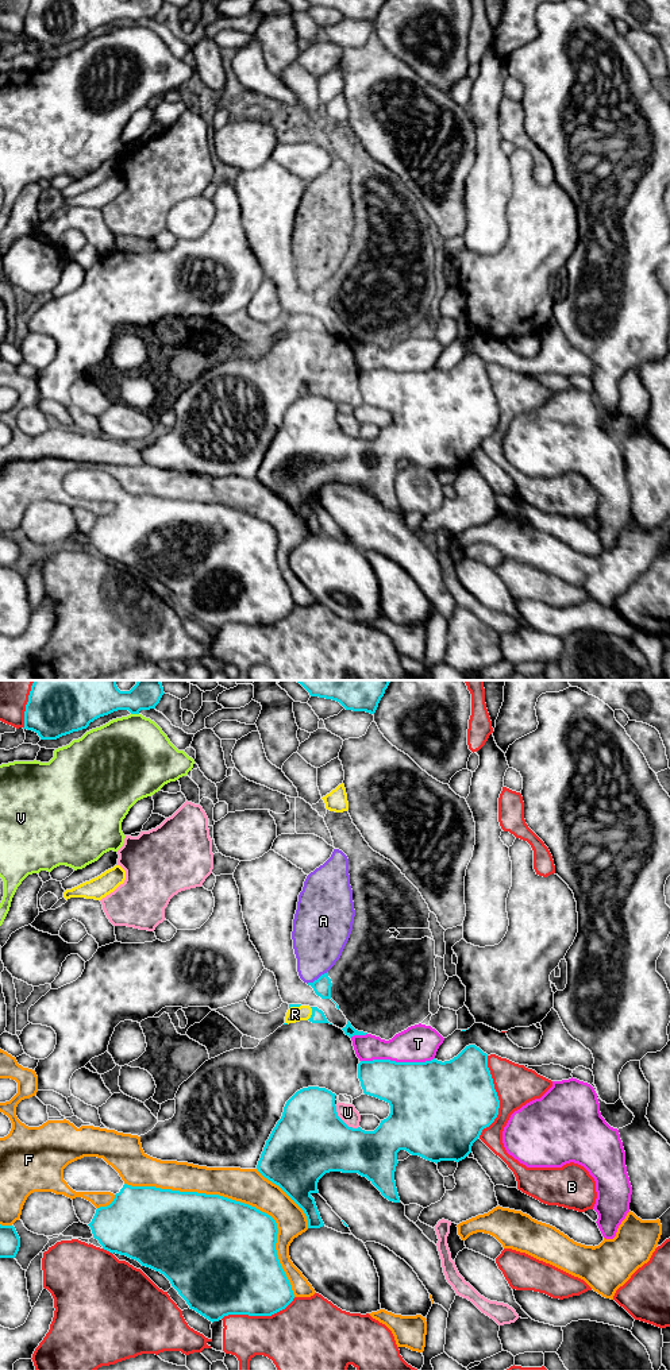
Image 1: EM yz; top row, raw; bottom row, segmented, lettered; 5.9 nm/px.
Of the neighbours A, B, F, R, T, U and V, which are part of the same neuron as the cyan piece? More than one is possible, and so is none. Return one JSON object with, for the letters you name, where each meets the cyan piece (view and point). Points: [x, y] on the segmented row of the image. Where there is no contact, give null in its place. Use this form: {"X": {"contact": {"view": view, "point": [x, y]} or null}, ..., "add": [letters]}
{"add": []}

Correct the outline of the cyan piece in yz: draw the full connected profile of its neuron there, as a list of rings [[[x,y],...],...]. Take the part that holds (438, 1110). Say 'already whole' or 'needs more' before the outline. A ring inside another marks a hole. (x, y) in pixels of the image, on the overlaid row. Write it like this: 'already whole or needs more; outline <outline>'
already whole; outline [[[475,1045],[466,1046],[450,1061],[431,1060],[426,1062],[396,1062],[390,1060],[361,1061],[358,1078],[365,1095],[377,1097],[390,1105],[390,1114],[381,1120],[374,1131],[349,1127],[336,1112],[335,1093],[326,1088],[308,1087],[297,1091],[285,1104],[281,1119],[273,1128],[261,1158],[258,1172],[278,1185],[305,1213],[308,1228],[324,1226],[312,1193],[319,1193],[319,1180],[330,1172],[358,1173],[366,1177],[381,1195],[393,1203],[400,1203],[394,1172],[398,1163],[397,1153],[405,1150],[431,1162],[465,1159],[471,1153],[473,1143],[484,1128],[498,1115],[500,1100],[488,1068],[488,1054]]]

